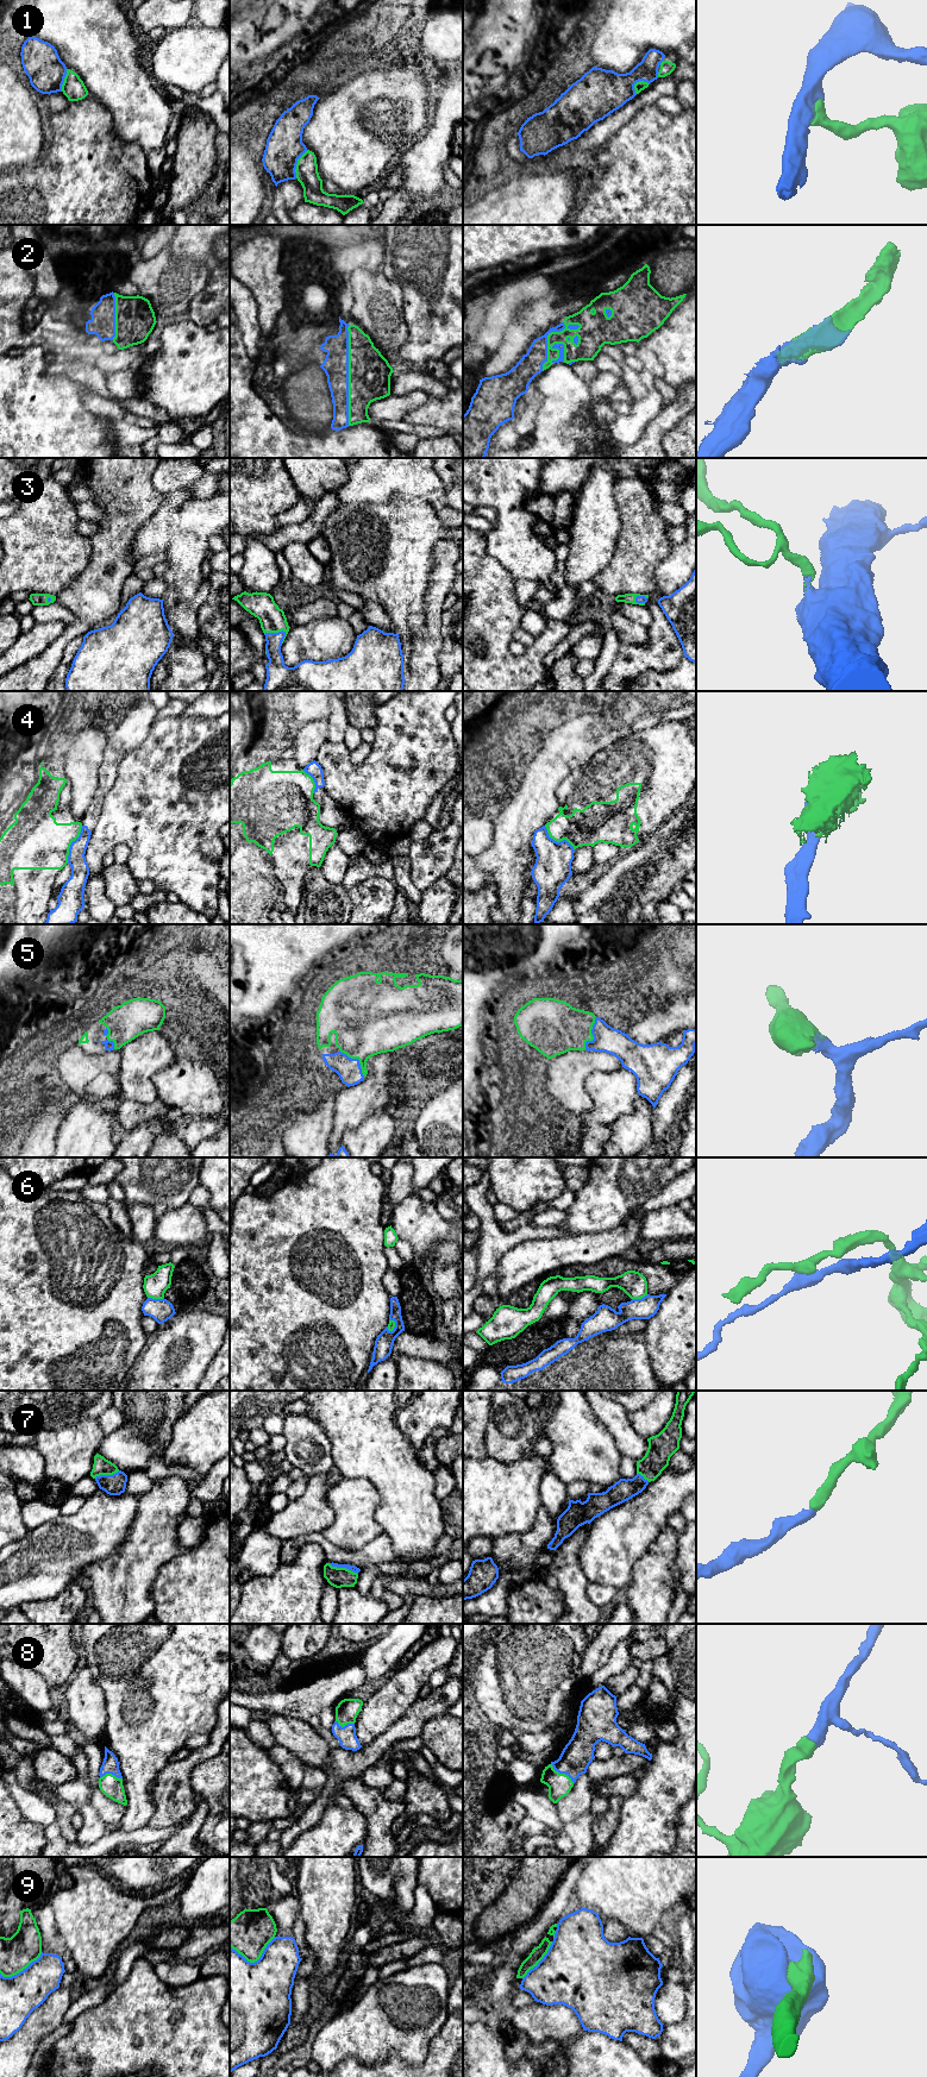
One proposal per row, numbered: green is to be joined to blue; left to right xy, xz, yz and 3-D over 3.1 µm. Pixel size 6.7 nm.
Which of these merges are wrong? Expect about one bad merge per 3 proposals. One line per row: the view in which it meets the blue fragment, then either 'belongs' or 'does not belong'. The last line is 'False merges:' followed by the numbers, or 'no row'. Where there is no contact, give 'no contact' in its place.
1: meets blue in xz; belongs
2: meets blue in xz; belongs
3: meets blue in xz; belongs
4: meets blue in xy; does not belong
5: meets blue in yz; belongs
6: meets blue in xy; does not belong
7: meets blue in xz; belongs
8: meets blue in yz; belongs
9: meets blue in xz; does not belong
False merges: 4, 6, 9

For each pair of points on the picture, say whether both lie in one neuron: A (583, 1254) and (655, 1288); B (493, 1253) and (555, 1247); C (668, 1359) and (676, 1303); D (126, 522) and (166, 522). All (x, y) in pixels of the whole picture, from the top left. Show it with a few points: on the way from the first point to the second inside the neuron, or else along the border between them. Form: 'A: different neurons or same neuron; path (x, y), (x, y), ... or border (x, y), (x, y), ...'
A: different neurons; border (621, 1255), (614, 1255), (593, 1265), (572, 1266)
B: different neurons; border (531, 1238), (511, 1247), (500, 1260), (494, 1273)
C: same neuron; path (675, 1344), (676, 1317)
D: different neurons; border (162, 501), (158, 509), (138, 529), (130, 546)

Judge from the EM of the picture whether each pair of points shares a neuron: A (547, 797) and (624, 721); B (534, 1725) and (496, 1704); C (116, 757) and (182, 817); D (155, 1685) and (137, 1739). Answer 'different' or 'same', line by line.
A: same
B: same
C: different
D: same

